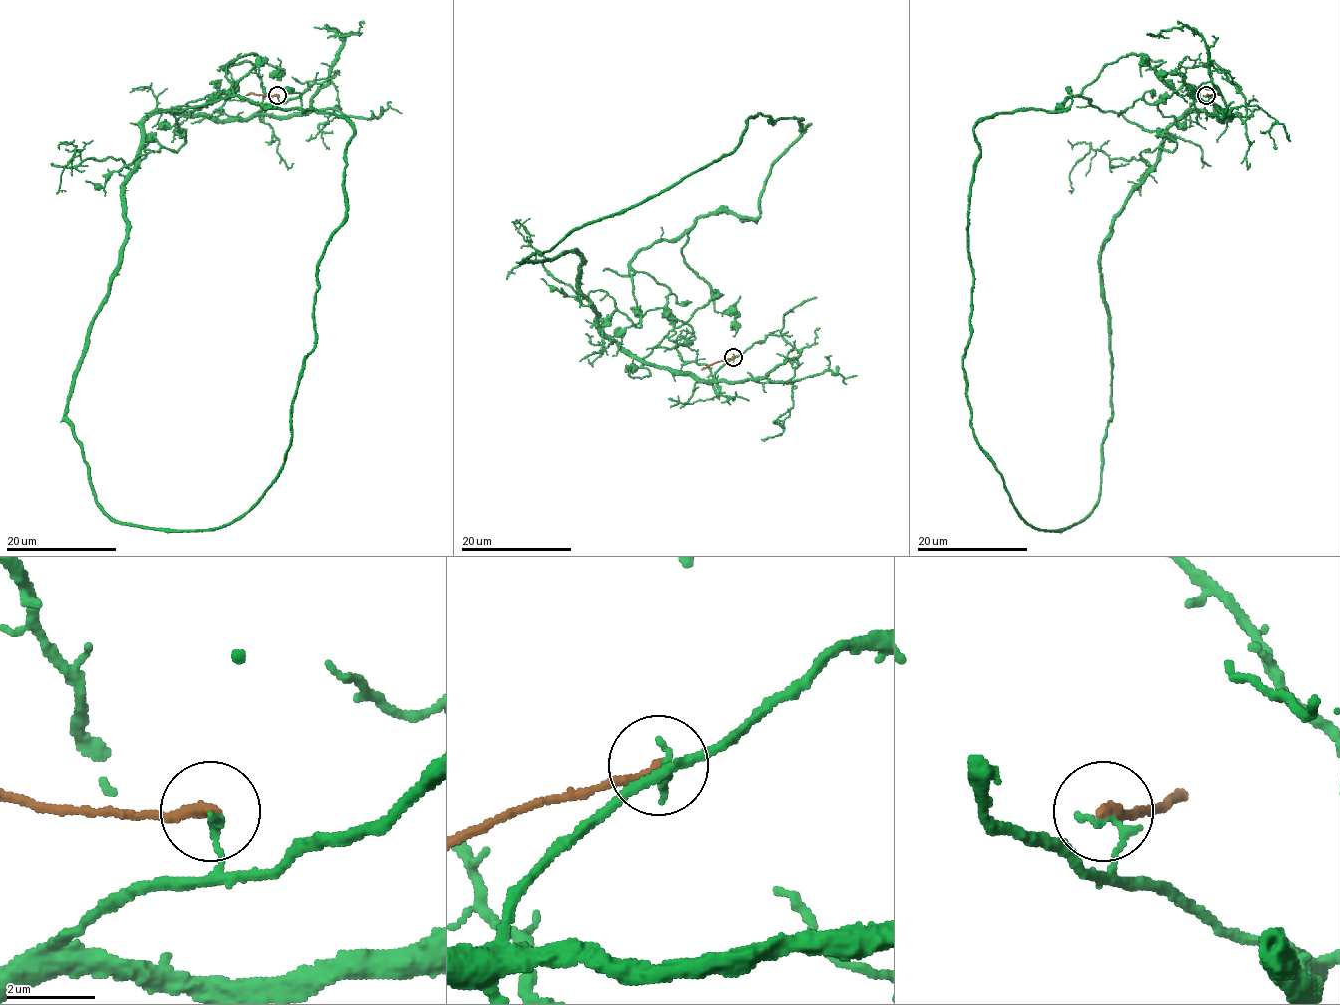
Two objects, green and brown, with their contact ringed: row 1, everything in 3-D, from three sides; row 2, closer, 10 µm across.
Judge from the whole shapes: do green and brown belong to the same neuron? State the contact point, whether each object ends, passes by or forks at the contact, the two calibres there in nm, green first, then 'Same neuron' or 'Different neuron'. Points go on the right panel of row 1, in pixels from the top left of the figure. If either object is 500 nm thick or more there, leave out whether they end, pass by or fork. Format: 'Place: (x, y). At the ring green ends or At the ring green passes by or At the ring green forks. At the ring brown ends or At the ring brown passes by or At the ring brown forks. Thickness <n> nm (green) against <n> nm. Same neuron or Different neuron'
Place: (1206, 95). At the ring green ends. At the ring brown ends. Thickness 170 nm (green) against 300 nm. Different neuron

